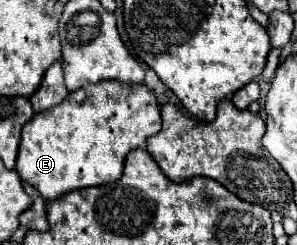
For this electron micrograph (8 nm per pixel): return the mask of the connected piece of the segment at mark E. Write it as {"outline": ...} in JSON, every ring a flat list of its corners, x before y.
{"outline":[[102,81,82,87,58,103,58,107,36,113,26,127,22,127,22,139,16,159,16,171,22,181,40,191,46,201,54,201,64,193,86,189,94,185,114,183,122,177,124,159,132,149,144,147,146,139,160,131,160,109,154,93,146,85,126,85,118,81]]}

